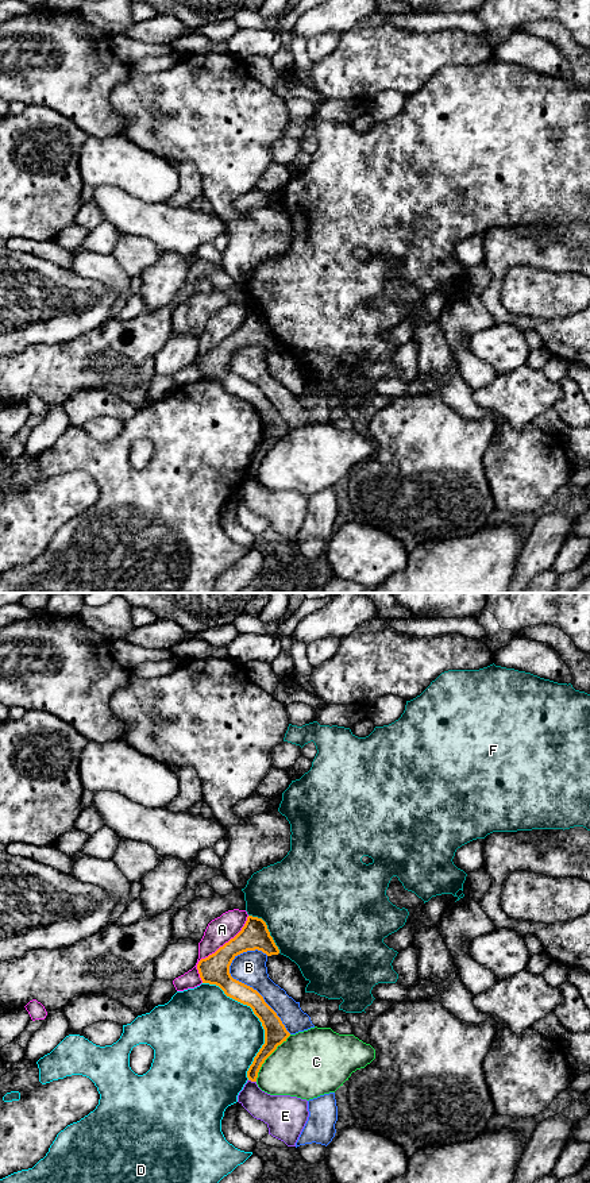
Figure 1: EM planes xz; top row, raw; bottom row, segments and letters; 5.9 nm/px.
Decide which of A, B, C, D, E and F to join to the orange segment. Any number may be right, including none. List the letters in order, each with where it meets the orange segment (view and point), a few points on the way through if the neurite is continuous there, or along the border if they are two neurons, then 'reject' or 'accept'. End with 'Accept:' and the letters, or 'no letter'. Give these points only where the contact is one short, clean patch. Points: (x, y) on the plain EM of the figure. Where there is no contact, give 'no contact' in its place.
A: meets orange in xz at (218, 345); reject
B: meets orange in xz at (255, 385); reject
C: meets orange in xz at (267, 451); border along xz (290, 430), (265, 455), (255, 476); reject
D: meets orange in xz at (259, 415); reject
E: meets orange in xz at (253, 476); border along xz (249, 474), (255, 477); reject
F: meets orange in xz at (267, 324); reject
Accept: no letter

